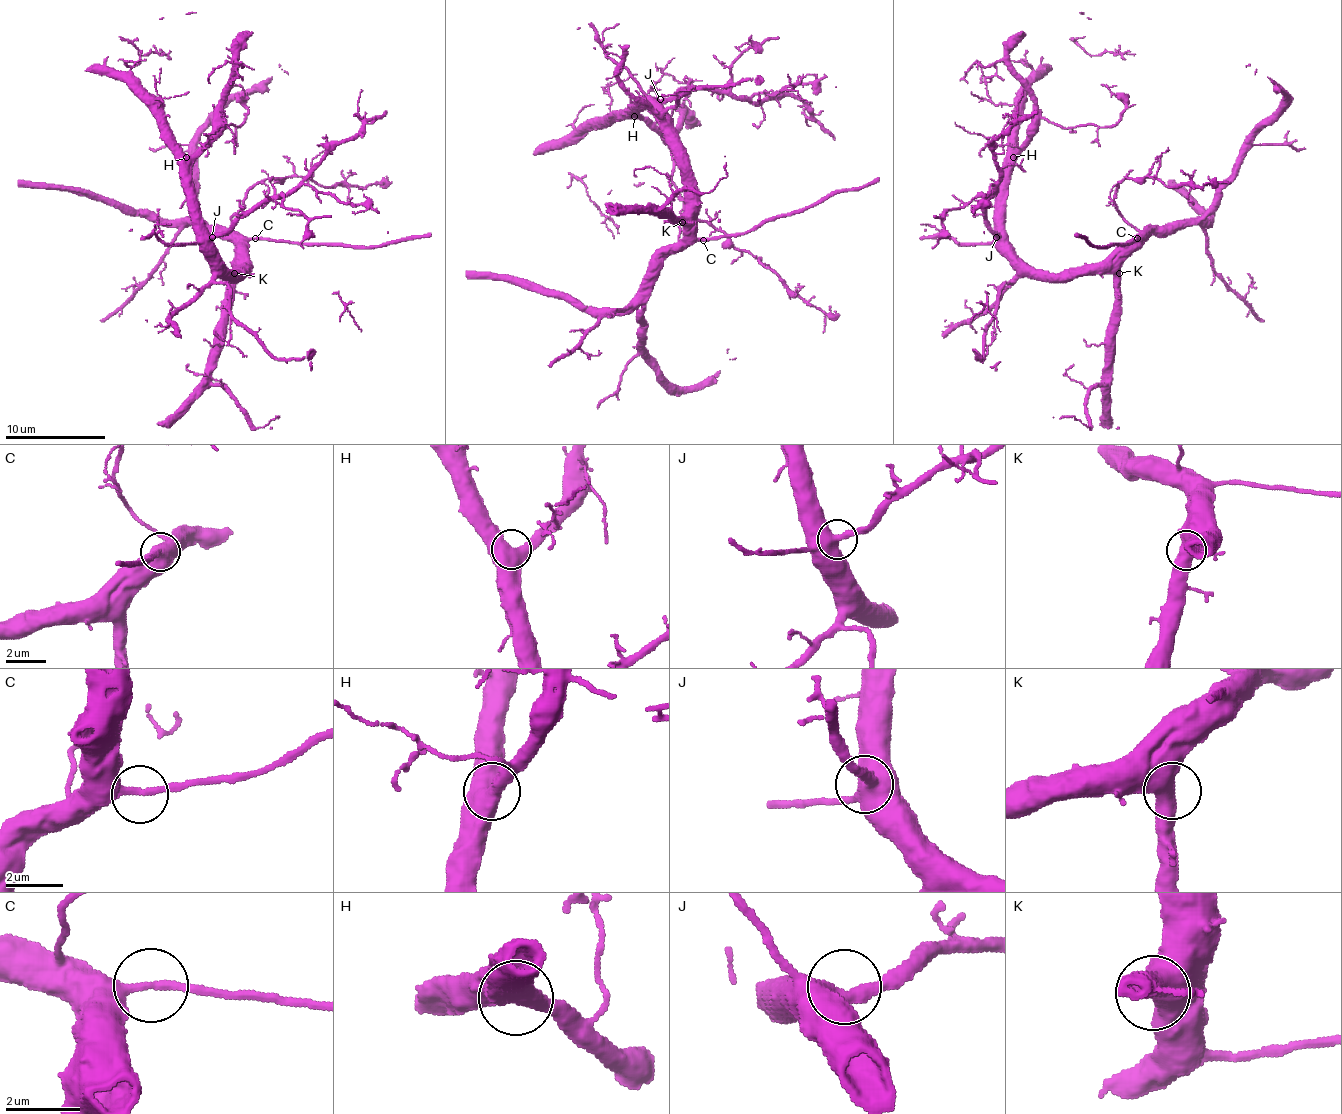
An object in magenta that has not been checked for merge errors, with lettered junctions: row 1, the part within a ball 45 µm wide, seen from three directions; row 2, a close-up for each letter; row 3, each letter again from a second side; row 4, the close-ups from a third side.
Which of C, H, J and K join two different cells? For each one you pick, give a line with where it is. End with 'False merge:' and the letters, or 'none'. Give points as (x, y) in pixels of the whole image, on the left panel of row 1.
False merge: none

